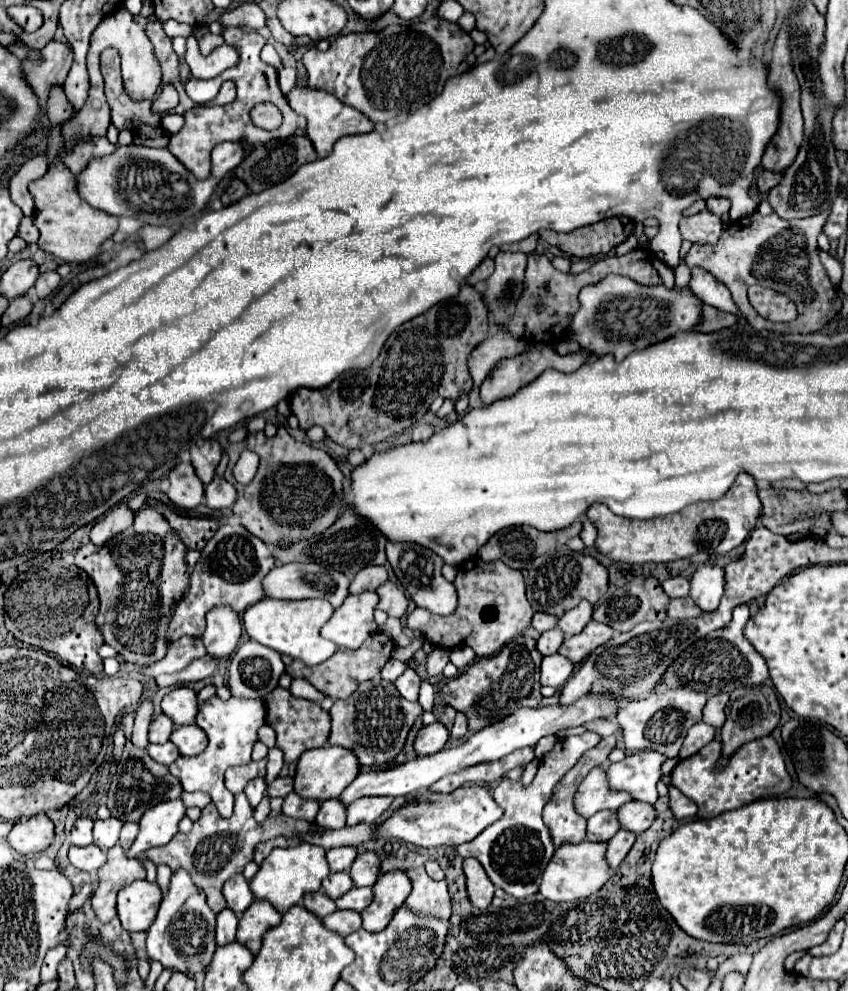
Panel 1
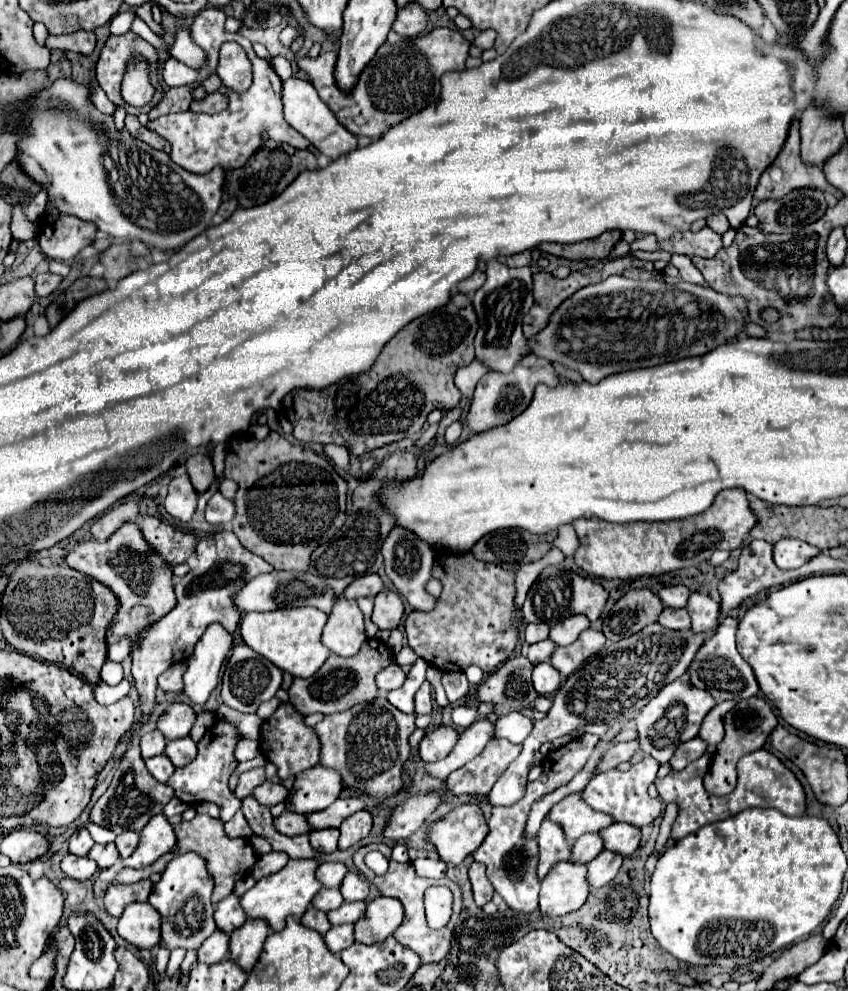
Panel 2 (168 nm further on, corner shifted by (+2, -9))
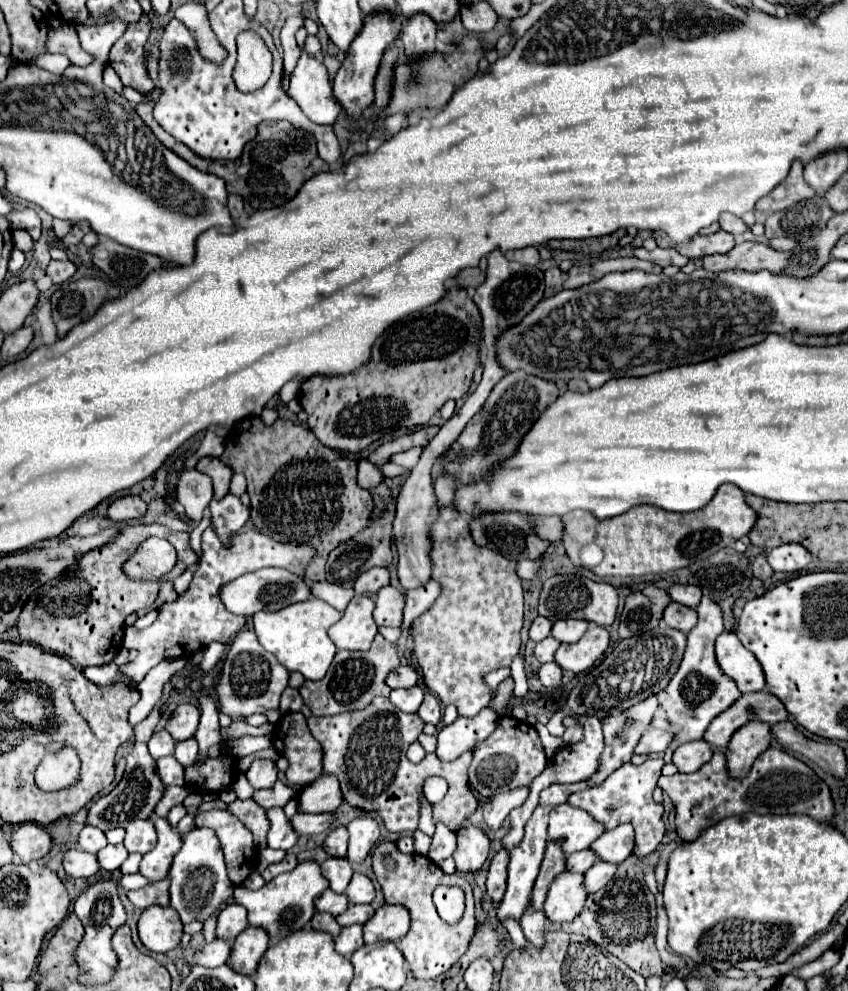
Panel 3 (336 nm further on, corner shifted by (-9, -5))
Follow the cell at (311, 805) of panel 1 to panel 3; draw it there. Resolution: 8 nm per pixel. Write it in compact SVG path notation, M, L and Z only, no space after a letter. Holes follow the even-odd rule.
M270 808L268 818L272 824L270 832L268 832L268 846L290 850L296 844L298 836L296 836L296 832L292 832L292 824L288 824L284 810L282 808Z

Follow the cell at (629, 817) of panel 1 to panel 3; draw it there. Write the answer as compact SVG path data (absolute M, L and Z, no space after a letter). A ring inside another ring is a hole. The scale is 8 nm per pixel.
M620 824L614 830L604 832L598 840L592 842L590 846L600 860L608 862L624 862L634 848L634 828L632 824Z

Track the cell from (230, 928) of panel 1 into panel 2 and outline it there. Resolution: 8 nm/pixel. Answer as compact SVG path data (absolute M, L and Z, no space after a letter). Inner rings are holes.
M215 930L197 950L197 960L203 964L217 964L229 954L229 936L221 930Z

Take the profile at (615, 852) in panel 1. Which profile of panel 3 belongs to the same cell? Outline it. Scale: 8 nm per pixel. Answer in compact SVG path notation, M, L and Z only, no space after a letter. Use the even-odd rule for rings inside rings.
M598 860L584 876L586 876L586 880L584 880L584 884L586 884L586 888L588 888L588 892L598 892L600 888L604 888L612 878L614 878L614 874L616 874L616 864L608 864L608 862L604 862L604 860Z

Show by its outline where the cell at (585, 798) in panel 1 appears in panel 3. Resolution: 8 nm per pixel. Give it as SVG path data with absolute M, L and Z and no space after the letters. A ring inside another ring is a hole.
M560 804L550 812L548 834L550 838L566 838L562 844L566 854L588 848L602 832L604 828L600 828L600 824L596 824L588 812L572 808L570 804Z

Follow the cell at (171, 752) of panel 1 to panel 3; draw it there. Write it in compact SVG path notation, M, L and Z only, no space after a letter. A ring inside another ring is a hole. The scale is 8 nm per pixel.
M166 756L158 760L158 774L166 786L184 786L184 768L174 756Z

